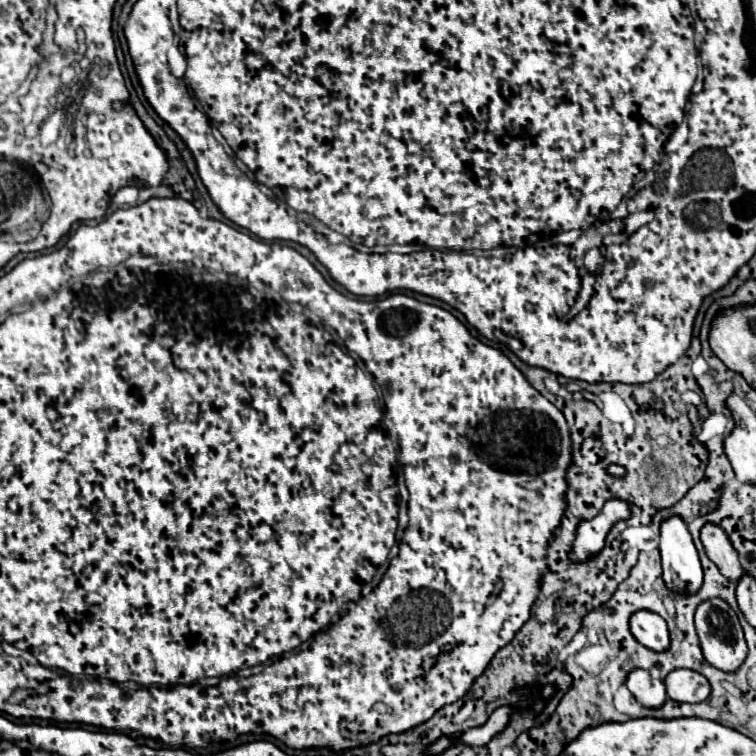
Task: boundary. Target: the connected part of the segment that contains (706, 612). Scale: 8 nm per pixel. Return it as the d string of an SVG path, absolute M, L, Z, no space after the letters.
M708 600L702 602L696 610L696 630L700 636L700 646L704 650L704 658L722 672L736 672L748 654L748 646L744 640L744 632L740 628L740 622L734 614L734 610L724 600Z

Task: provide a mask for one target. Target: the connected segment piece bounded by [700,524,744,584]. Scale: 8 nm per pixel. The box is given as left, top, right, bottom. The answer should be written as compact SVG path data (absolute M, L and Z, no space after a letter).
M706 524L702 528L700 538L702 538L708 558L718 566L720 574L728 578L732 584L738 584L742 580L744 570L738 562L738 554L734 546L730 544L730 538L726 536L726 532L714 524Z

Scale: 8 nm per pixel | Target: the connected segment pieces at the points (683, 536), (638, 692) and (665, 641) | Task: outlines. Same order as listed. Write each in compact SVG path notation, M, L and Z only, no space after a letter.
M680 516L662 522L660 528L662 578L672 592L696 594L702 588L704 570L692 536Z
M632 670L632 674L628 674L626 686L634 694L634 698L646 708L662 708L668 698L664 682L652 678L646 670Z
M648 610L636 612L630 618L630 630L642 646L646 646L654 652L670 650L670 644L672 644L670 632L668 632L664 618L660 618L658 614L652 614Z

